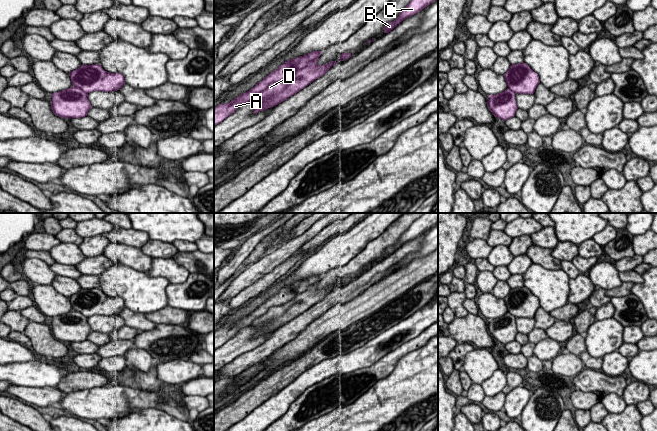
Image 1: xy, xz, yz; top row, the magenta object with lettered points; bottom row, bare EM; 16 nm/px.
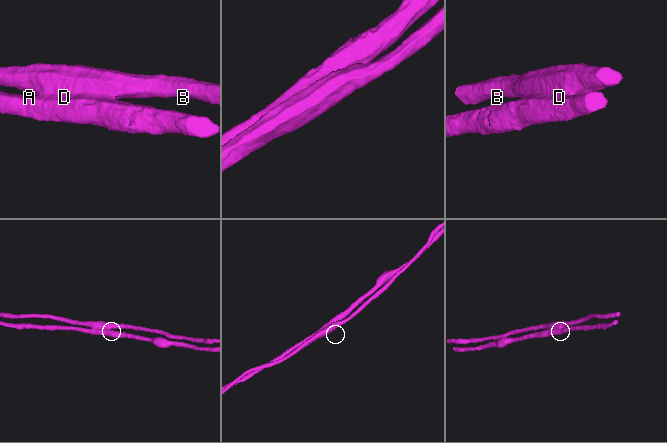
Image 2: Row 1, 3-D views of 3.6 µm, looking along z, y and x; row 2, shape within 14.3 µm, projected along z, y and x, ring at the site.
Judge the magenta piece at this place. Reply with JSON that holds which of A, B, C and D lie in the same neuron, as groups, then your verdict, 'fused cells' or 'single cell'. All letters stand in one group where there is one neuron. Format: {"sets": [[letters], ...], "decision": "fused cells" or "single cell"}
{"sets": [["A"], ["B", "C", "D"]], "decision": "fused cells"}

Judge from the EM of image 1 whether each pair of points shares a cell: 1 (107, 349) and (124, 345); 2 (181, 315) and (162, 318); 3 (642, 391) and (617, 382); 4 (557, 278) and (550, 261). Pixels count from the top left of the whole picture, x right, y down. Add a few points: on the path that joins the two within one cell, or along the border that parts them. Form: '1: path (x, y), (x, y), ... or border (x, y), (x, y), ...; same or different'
1: path (111, 349), (120, 347); same
2: path (176, 316), (167, 316); same
3: border (627, 385), (621, 396); different
4: border (533, 262), (545, 268), (560, 269); different

